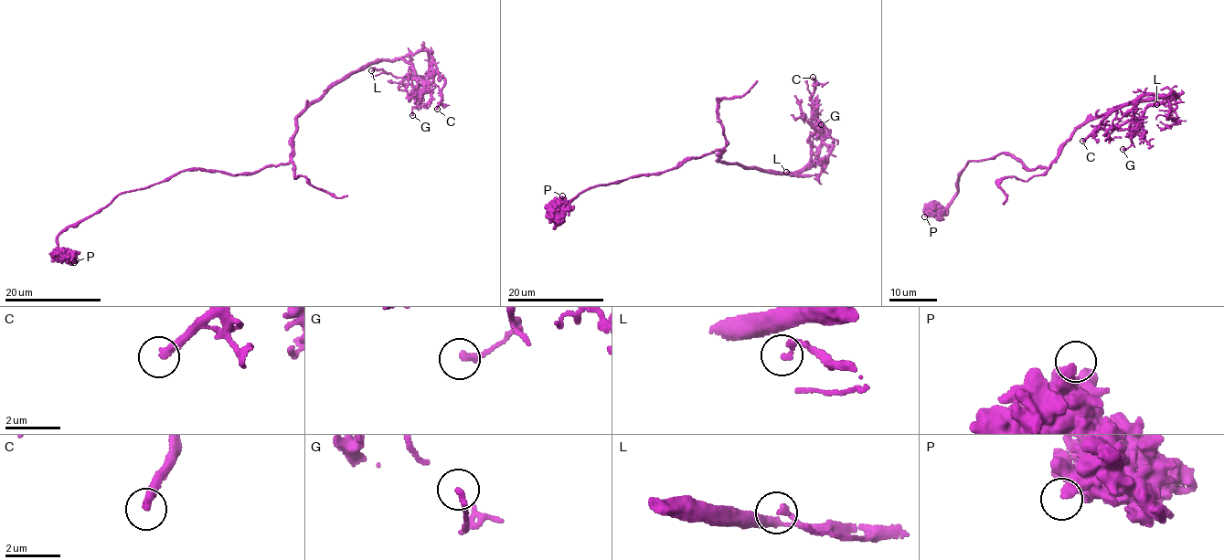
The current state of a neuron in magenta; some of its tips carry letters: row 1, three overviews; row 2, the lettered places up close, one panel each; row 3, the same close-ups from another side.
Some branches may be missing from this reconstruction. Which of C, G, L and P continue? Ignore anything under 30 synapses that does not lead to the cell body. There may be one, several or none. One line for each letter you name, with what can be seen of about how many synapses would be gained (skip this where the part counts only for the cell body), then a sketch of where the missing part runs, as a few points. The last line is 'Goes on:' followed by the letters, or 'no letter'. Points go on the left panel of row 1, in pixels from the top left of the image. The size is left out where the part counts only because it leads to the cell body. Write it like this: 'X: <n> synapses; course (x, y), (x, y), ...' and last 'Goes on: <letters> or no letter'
Goes on: no letter

